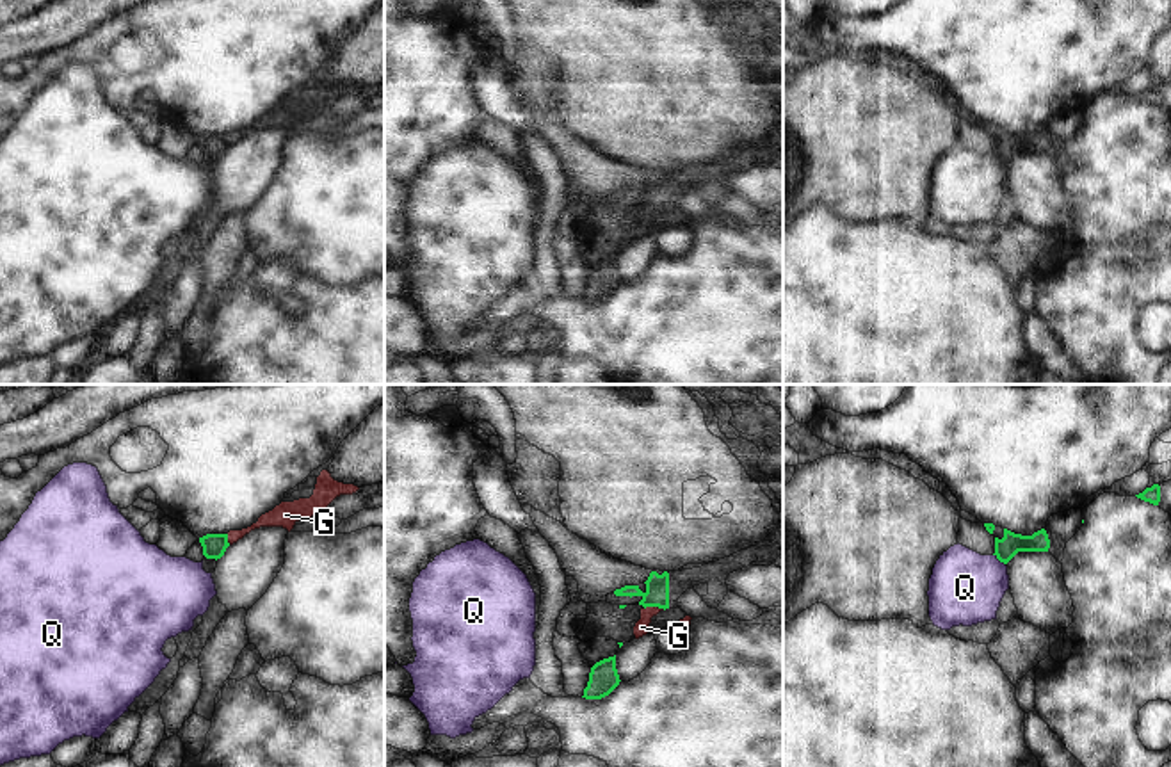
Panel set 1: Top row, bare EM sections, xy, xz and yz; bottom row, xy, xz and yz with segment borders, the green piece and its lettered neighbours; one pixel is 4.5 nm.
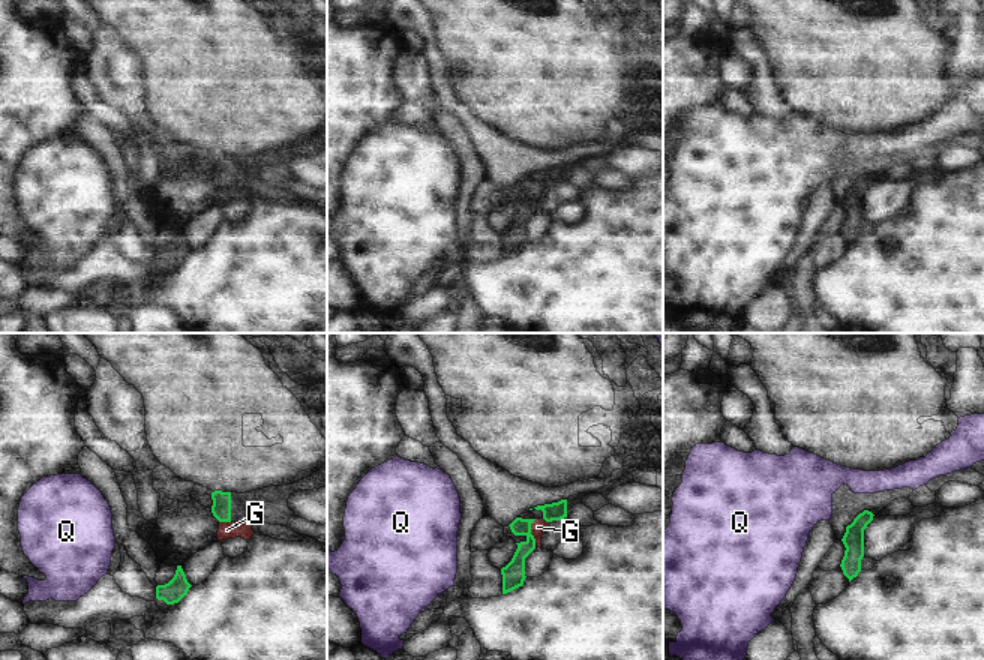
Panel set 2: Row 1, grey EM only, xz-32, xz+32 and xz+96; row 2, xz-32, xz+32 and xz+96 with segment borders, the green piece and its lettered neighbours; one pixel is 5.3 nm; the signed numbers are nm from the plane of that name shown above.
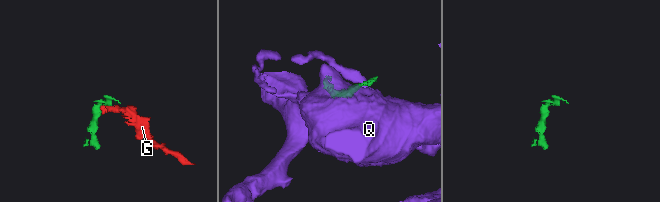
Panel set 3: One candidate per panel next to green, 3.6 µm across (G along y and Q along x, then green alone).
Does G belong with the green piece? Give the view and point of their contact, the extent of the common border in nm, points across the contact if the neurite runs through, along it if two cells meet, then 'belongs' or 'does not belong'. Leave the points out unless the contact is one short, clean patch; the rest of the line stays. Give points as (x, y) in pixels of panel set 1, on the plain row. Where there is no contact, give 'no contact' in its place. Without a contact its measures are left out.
xz (655, 207) | 100 nm | across xz (657, 187), (655, 207), (641, 228) | belongs

